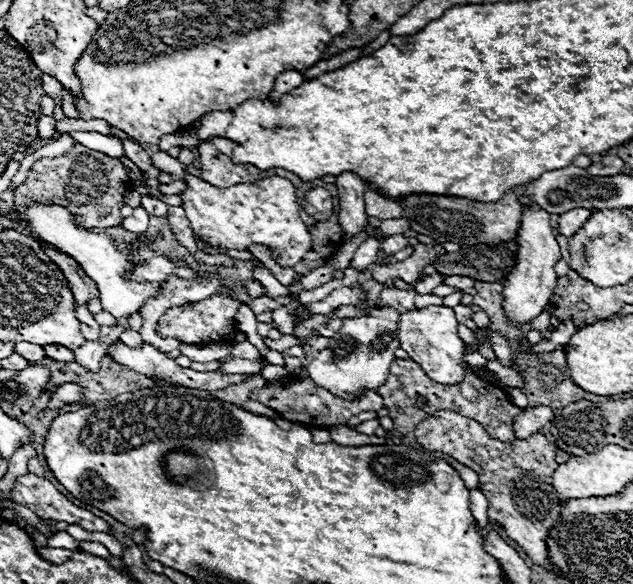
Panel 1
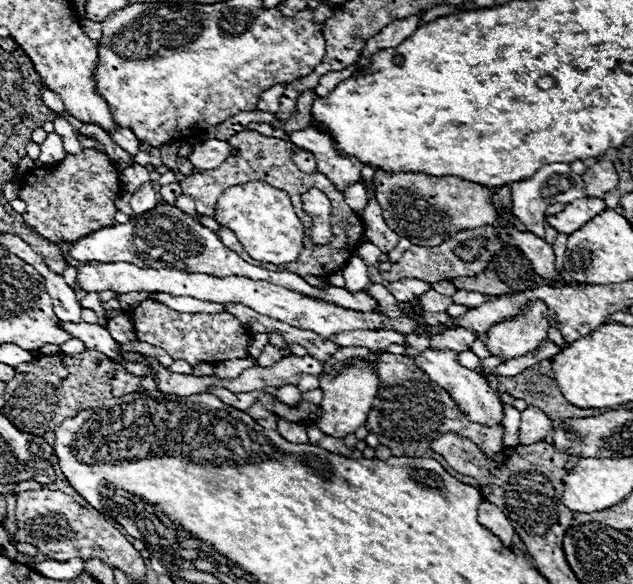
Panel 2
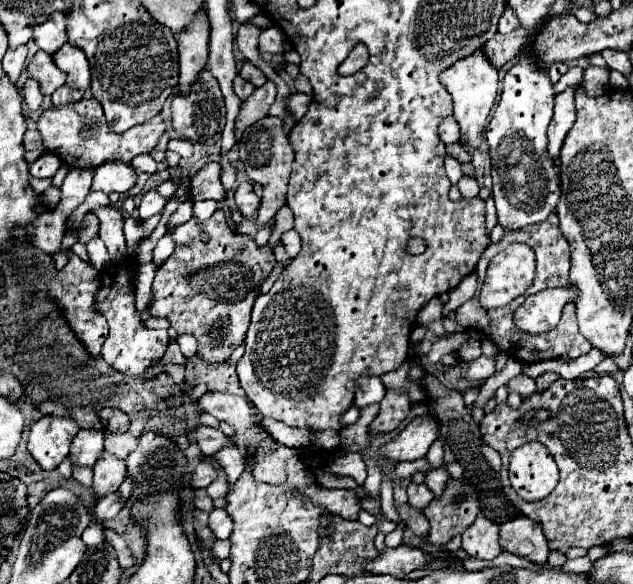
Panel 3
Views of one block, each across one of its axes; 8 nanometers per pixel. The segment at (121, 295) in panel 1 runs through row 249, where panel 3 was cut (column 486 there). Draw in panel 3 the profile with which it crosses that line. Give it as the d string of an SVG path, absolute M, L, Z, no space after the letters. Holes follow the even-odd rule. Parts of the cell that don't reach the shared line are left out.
M476 50L466 58L456 60L452 66L440 72L440 84L452 94L454 100L454 118L460 124L462 138L460 142L466 142L470 148L478 148L482 142L482 132L486 126L486 118L492 110L492 104L498 94L498 70L496 66L486 58L484 50Z

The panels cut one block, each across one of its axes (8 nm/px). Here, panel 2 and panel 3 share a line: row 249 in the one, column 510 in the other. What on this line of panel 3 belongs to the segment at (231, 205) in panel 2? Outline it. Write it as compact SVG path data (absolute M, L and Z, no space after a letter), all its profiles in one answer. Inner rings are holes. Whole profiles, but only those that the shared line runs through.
M510 244L506 256L494 256L480 290L484 310L496 310L522 296L536 276L536 256L528 244Z

